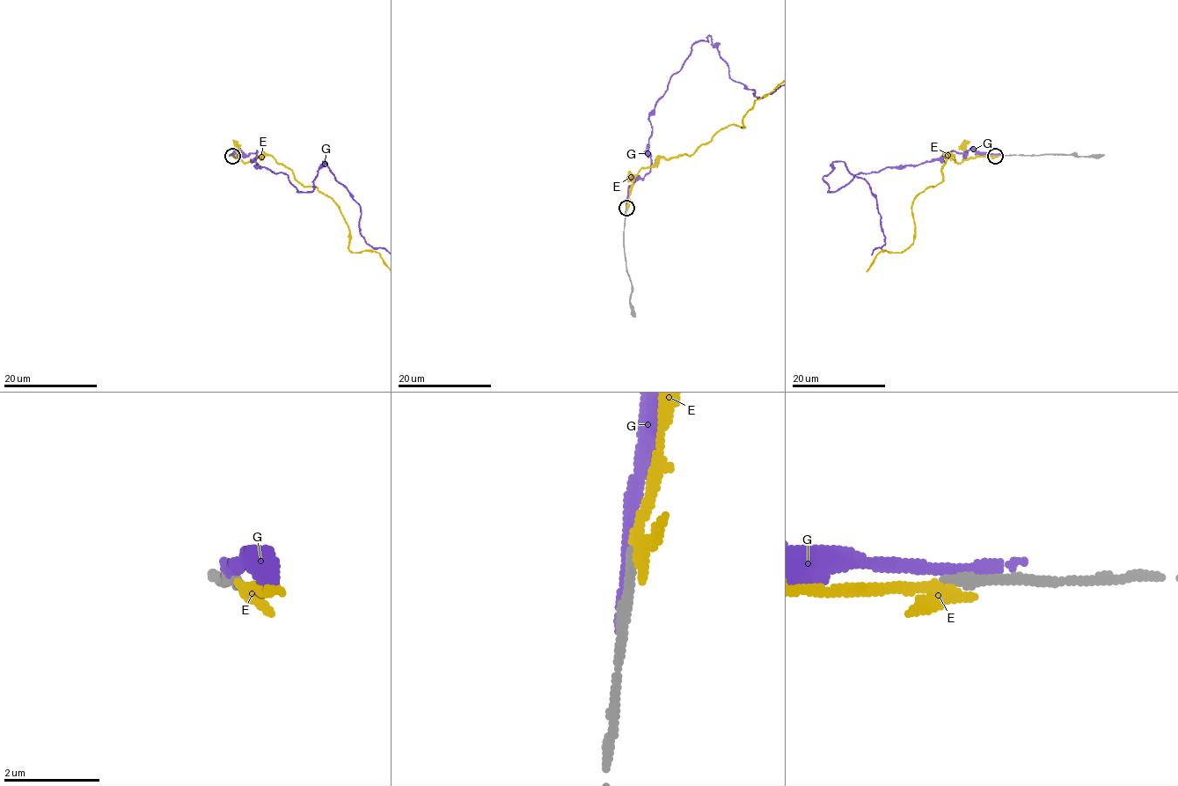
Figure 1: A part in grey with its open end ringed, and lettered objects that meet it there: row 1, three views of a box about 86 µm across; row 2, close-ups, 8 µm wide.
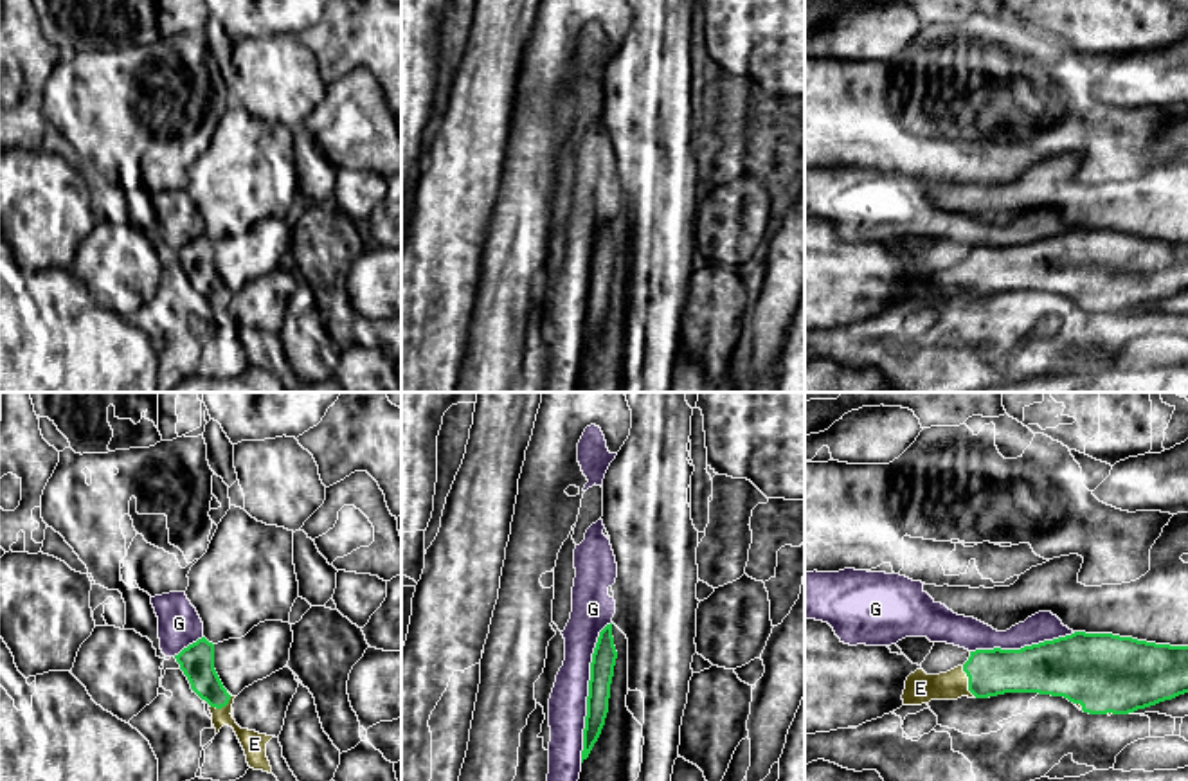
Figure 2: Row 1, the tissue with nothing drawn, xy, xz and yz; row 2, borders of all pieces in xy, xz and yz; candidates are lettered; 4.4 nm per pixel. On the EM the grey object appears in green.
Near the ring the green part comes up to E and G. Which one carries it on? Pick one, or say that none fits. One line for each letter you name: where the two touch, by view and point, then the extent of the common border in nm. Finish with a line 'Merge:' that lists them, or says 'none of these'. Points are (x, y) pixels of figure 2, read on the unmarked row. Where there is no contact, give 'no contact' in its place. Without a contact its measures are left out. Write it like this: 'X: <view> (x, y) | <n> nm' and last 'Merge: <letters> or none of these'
E: yz (969, 279) | 160 nm
Merge: E

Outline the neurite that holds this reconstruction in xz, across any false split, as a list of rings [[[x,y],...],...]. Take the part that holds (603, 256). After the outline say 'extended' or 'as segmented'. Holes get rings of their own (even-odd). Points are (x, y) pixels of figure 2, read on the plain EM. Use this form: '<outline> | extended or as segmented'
[[[610,220],[599,229],[592,250],[581,360],[589,355],[605,322],[616,256],[617,248],[614,243]]] | as segmented

